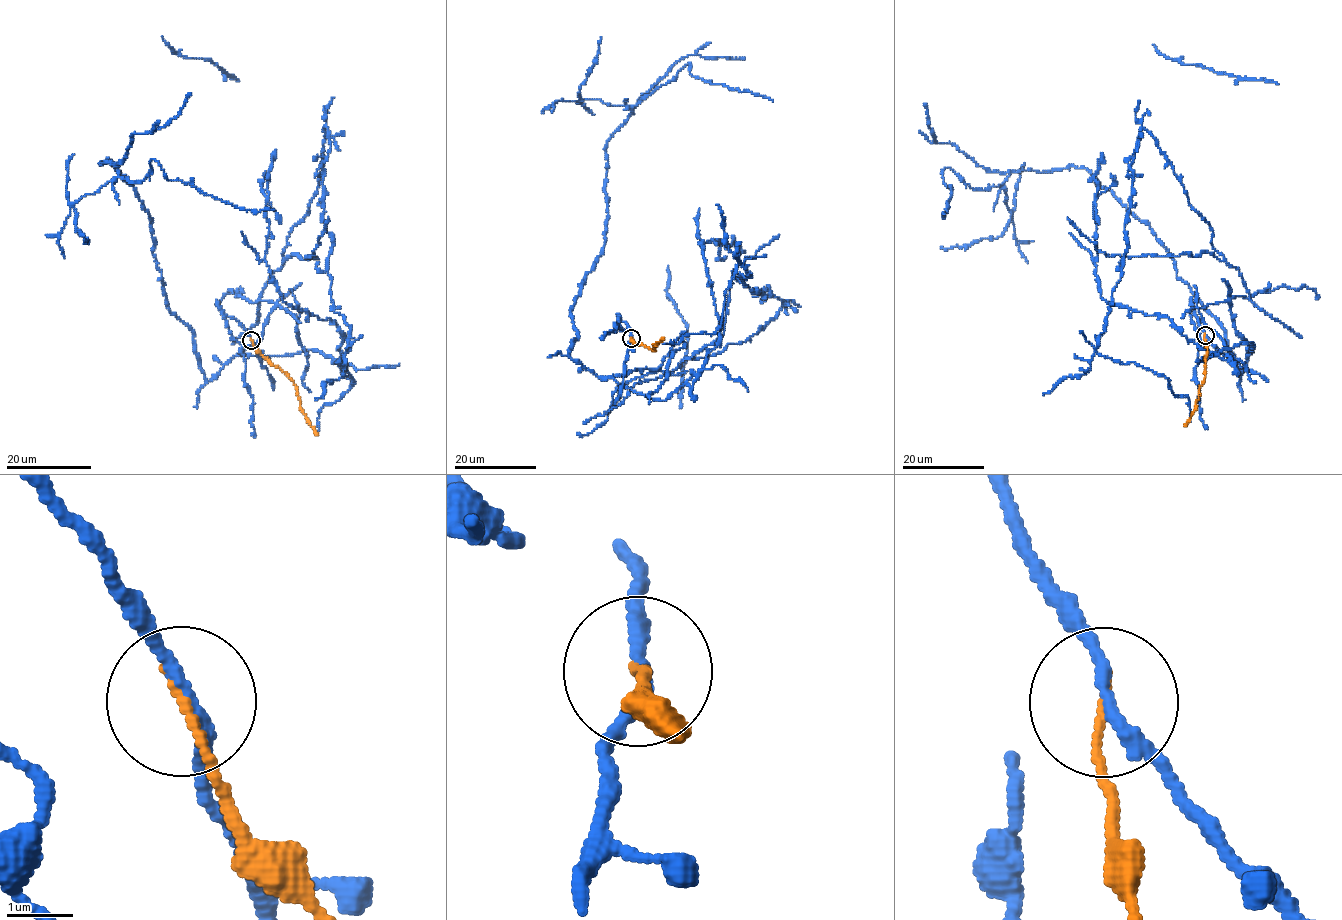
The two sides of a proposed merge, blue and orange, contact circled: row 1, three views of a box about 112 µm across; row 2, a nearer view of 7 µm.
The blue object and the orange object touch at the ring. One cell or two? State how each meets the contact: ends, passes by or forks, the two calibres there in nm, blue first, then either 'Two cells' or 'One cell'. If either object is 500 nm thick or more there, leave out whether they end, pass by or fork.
At the ring blue passes by. At the ring orange ends. Thickness 170 nm (blue) against 120 nm. Two cells

